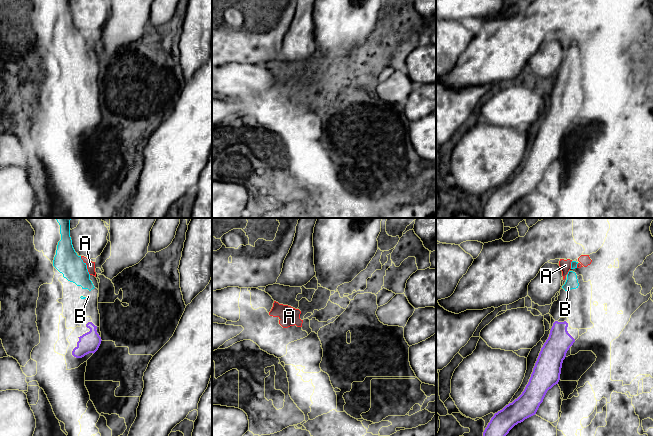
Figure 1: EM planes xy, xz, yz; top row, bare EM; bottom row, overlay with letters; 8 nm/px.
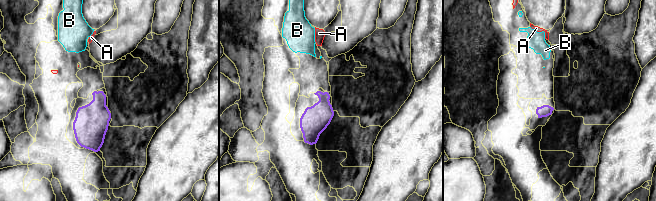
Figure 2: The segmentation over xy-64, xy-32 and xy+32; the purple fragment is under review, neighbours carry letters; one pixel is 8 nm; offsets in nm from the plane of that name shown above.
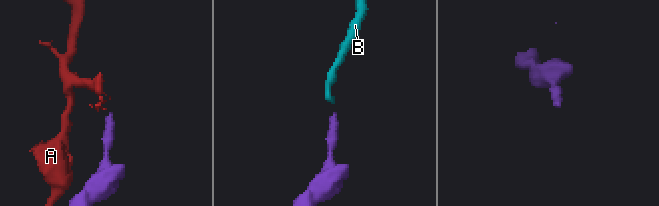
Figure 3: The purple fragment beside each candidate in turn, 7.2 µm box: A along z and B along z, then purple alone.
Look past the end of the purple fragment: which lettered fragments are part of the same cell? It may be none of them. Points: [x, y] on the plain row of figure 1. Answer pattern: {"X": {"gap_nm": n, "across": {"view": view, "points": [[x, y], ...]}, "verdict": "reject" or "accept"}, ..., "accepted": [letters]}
{"A": {"gap_nm": 340, "across": {"view": "yz", "points": [[564, 97], [563, 55]]}, "verdict": "reject"}, "B": {"gap_nm": 190, "across": {"view": "xy", "points": [[88, 98], [84, 74]]}, "verdict": "accept"}, "accepted": ["B"]}

